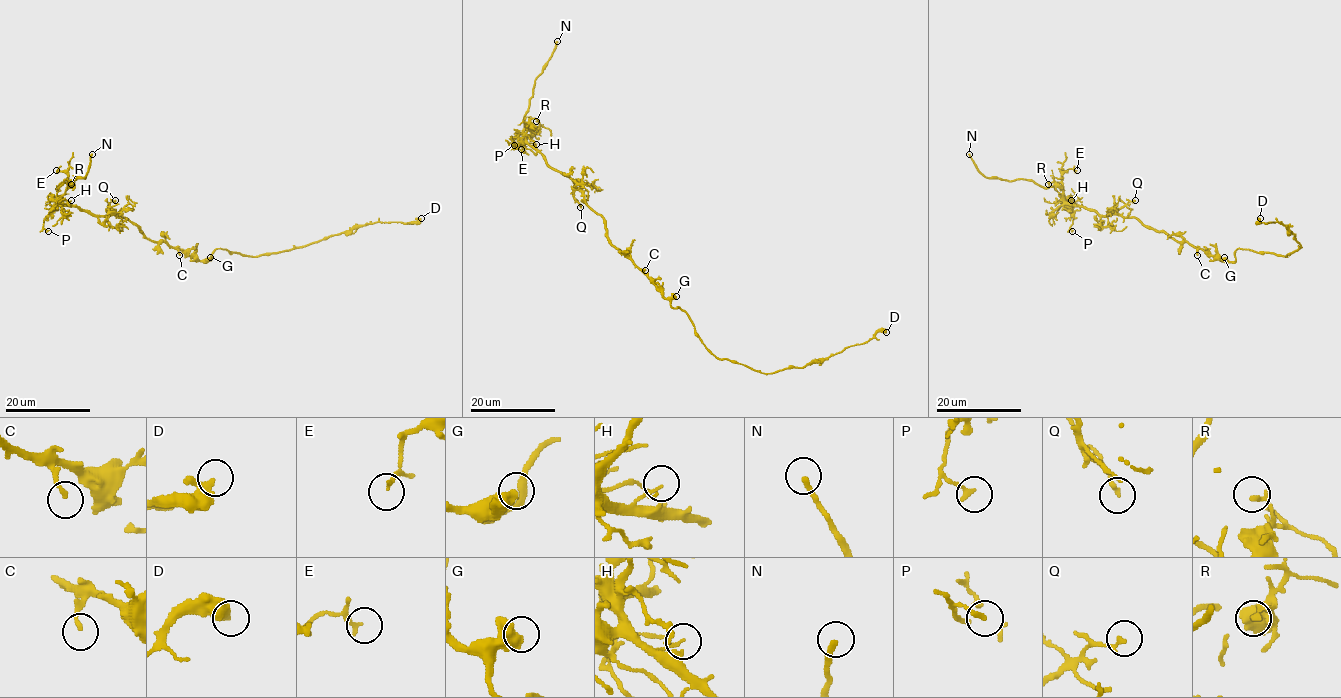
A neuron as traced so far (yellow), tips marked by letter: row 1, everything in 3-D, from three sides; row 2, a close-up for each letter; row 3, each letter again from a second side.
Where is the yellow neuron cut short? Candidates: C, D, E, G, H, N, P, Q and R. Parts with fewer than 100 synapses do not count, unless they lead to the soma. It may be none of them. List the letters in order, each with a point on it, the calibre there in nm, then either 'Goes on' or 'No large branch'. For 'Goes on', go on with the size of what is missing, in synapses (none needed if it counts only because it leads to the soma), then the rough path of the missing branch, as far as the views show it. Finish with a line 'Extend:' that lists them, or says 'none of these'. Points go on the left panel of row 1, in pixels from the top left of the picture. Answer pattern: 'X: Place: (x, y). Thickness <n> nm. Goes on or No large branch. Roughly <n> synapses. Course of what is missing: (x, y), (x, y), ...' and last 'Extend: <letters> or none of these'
C: Place: (179, 255). Thickness 170 nm. No large branch
D: Place: (421, 218). Thickness 240 nm. No large branch
E: Place: (56, 170). Thickness 140 nm. No large branch
G: Place: (210, 257). Thickness 440 nm. No large branch
H: Place: (71, 200). Thickness 110 nm. No large branch
N: Place: (92, 154). Thickness 240 nm. Goes on. Course of what is missing: (92, 154), (129, 56), (133, 39), (130, 21)
P: Place: (48, 231). Thickness 200 nm. No large branch
Q: Place: (115, 200). Thickness 160 nm. No large branch
R: Place: (71, 184). Thickness 200 nm. No large branch
Extend: N

